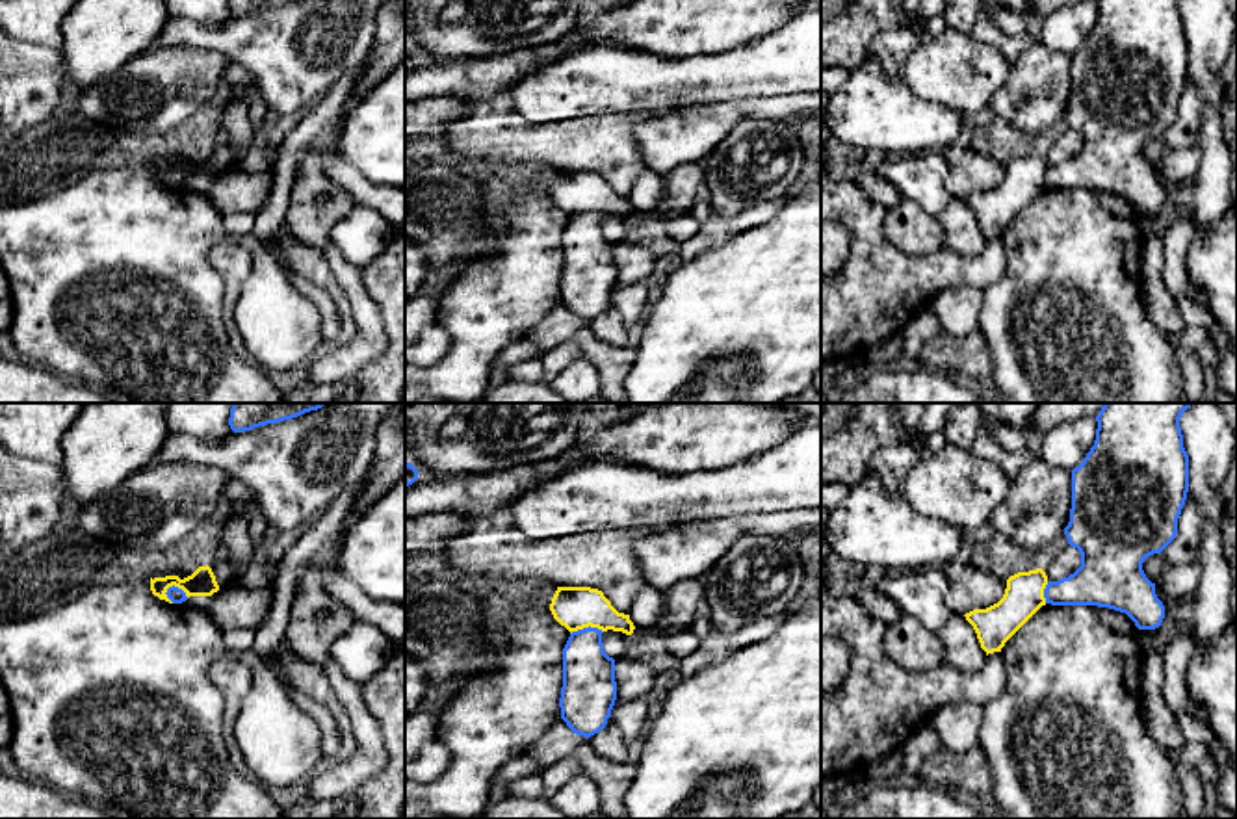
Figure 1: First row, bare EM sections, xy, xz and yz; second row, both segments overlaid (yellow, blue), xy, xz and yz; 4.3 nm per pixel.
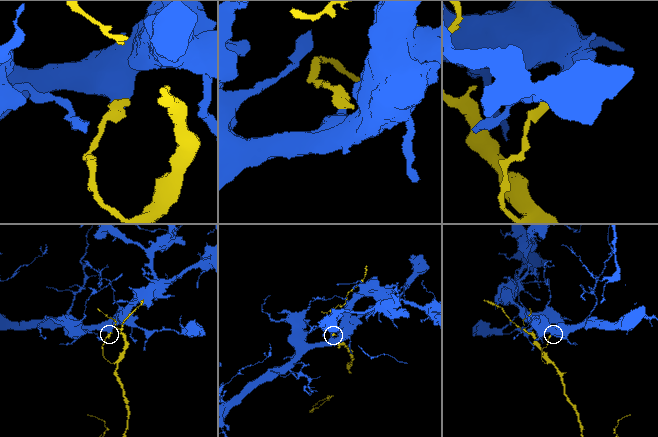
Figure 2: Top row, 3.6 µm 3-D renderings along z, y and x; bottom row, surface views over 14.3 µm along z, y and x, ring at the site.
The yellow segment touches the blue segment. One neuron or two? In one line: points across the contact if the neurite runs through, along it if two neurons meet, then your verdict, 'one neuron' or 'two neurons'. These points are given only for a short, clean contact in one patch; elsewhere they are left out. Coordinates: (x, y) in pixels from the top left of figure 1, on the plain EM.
along xy (164, 177), (177, 169), (188, 181) | two neurons

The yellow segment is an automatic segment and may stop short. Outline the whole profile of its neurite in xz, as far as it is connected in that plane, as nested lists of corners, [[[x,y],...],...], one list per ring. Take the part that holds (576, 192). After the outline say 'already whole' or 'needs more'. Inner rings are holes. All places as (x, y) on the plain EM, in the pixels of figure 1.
[[[557,171],[550,195],[570,217],[589,210],[626,219],[635,214],[630,199],[618,197],[602,175],[591,171]]]; already whole

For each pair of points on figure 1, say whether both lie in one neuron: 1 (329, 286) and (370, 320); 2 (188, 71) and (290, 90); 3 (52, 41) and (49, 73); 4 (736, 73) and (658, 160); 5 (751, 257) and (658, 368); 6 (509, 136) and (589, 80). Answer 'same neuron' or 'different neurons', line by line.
1: different neurons
2: different neurons
3: different neurons
4: different neurons
5: same neuron
6: different neurons

